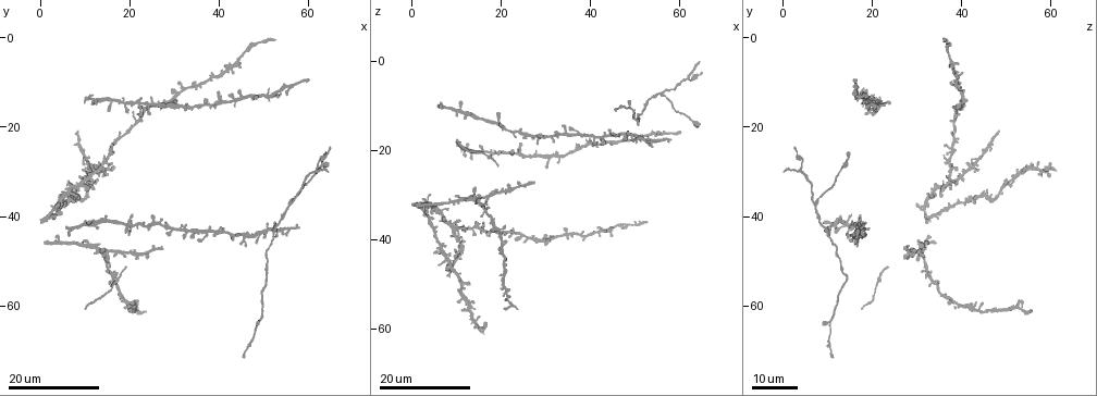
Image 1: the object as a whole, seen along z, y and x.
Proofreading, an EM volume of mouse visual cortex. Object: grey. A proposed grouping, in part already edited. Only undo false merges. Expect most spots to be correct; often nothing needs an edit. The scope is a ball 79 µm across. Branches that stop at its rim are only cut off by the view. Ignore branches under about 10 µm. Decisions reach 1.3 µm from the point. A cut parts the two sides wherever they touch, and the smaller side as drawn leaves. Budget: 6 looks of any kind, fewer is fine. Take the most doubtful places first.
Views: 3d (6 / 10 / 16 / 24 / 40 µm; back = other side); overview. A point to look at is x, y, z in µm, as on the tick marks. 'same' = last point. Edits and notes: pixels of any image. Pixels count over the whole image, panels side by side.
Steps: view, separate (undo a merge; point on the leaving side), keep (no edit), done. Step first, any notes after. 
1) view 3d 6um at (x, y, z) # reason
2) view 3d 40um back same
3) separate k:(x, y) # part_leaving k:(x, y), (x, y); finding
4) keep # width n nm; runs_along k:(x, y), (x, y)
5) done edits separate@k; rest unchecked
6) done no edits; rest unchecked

view 3d 16um at (56.0, 36.5, 7.0) # arms part here

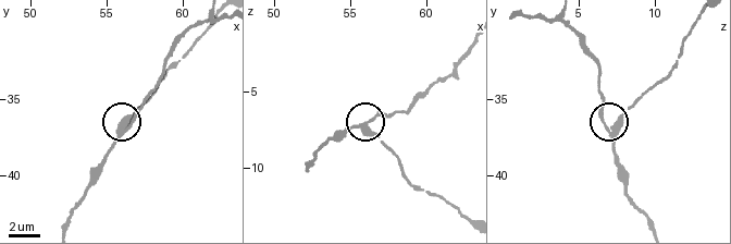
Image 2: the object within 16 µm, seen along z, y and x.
view 3d 10um at (56.4, 36.8, 7.2)

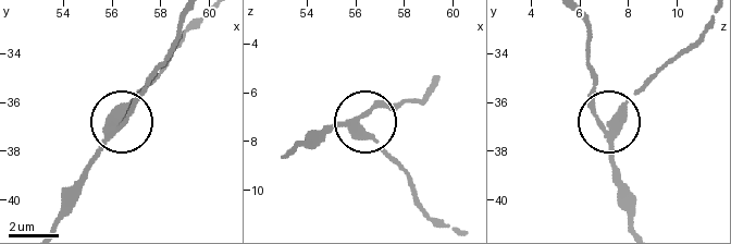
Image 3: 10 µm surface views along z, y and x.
keep # arms 3; one cell here

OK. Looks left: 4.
view 3d 16um at (51.0, 47.5, 11.5)

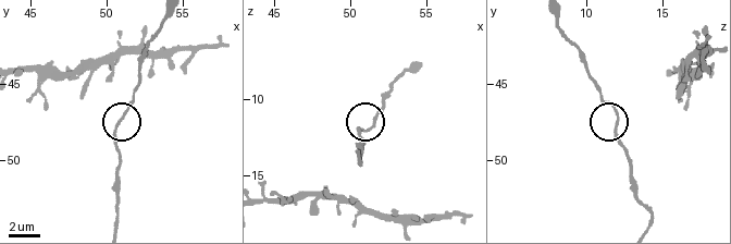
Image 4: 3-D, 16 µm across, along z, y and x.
view 3d 6um at (50.8, 47.8, 12.0) # closer look

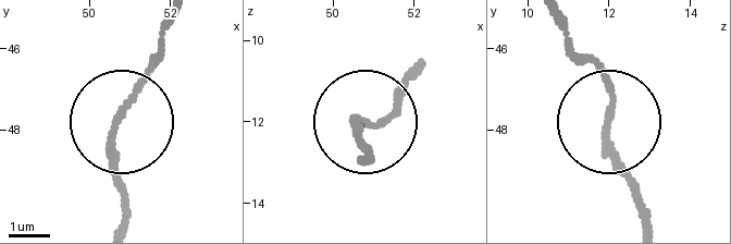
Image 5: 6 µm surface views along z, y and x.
keep # continuous, no second cell

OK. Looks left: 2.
view 3d 24um at (22.0, 48.5, 28.5)

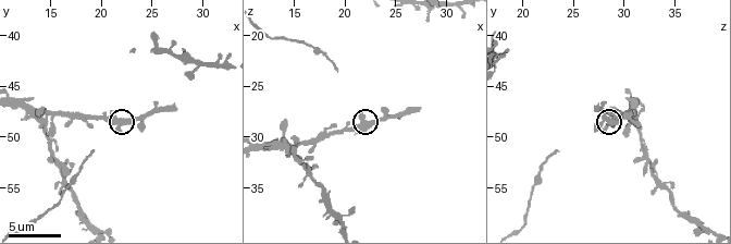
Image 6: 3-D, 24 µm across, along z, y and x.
view 3d 10um at (22.0, 48.8, 28.4)

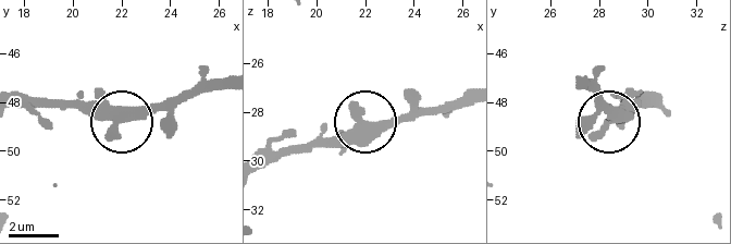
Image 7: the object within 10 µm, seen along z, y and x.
keep # runs_along 7:(19, 95), (94, 105), (119, 120), (156, 111), (169, 134); all the same cell

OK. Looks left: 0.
done no edits; rest unchecked

